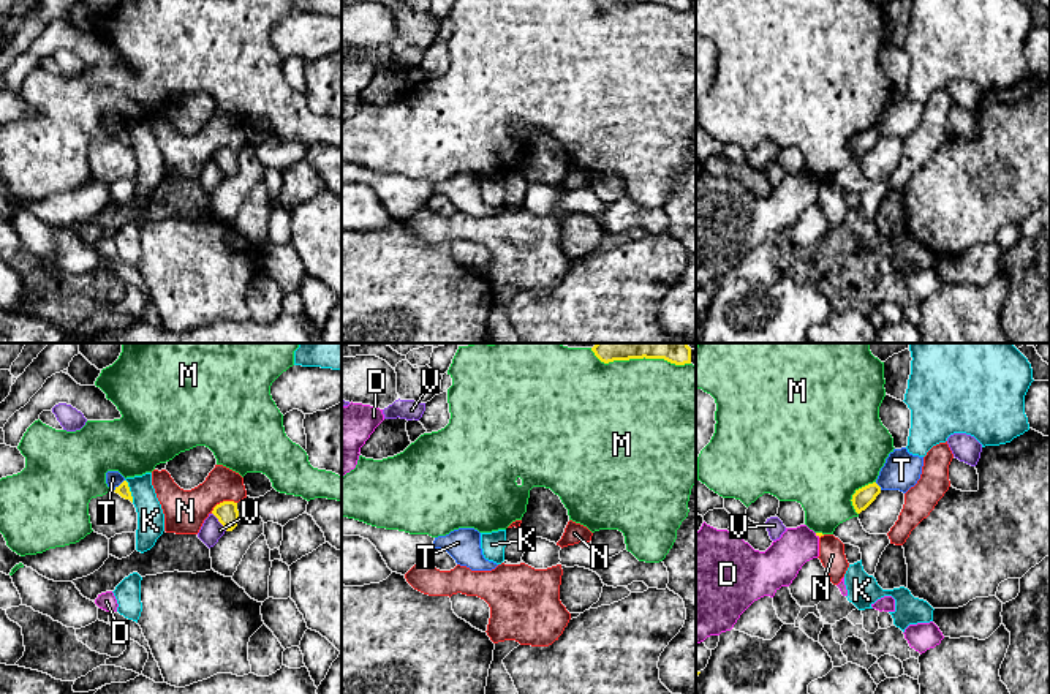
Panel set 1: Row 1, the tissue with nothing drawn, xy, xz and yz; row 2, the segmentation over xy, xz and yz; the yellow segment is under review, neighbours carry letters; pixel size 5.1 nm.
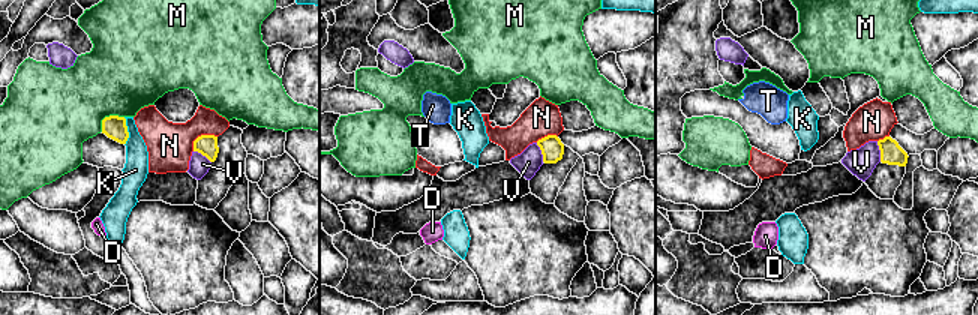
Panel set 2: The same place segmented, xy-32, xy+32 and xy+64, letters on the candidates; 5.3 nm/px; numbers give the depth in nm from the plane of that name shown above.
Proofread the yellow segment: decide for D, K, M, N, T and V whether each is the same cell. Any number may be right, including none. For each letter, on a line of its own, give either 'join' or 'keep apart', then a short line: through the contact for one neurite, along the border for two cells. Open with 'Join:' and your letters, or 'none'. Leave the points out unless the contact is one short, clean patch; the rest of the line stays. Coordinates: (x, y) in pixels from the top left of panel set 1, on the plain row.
Join: none
D: keep apart
K: keep apart | xy (125, 125), (133, 147)
M: keep apart
N: keep apart
T: keep apart | xy (124, 125), (114, 136)
V: keep apart

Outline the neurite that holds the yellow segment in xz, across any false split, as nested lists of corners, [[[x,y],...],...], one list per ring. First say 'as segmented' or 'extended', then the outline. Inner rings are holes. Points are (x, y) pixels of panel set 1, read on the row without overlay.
as segmented; [[[595,0],[601,8],[609,9],[614,6],[629,5],[664,5],[675,11],[691,9],[691,0]]]

